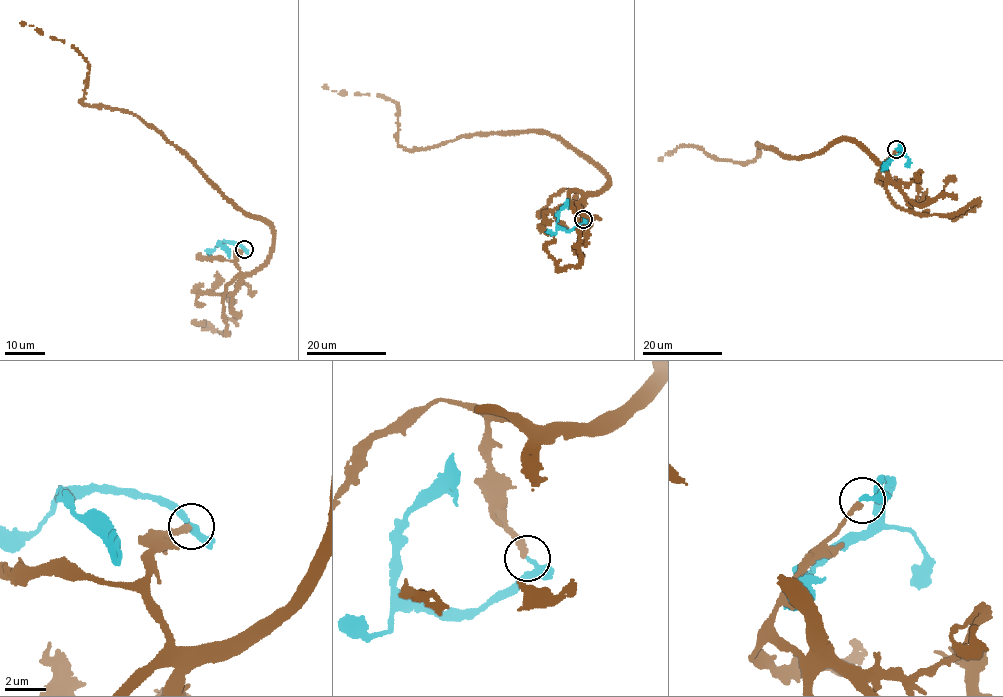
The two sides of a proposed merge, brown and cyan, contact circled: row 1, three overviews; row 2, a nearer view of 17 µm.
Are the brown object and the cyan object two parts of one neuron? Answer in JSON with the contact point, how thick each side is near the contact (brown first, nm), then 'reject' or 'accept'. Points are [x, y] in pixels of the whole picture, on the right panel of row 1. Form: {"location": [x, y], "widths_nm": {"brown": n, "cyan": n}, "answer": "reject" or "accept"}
{"location": [896, 149], "widths_nm": {"brown": 280, "cyan": 200}, "answer": "reject"}

